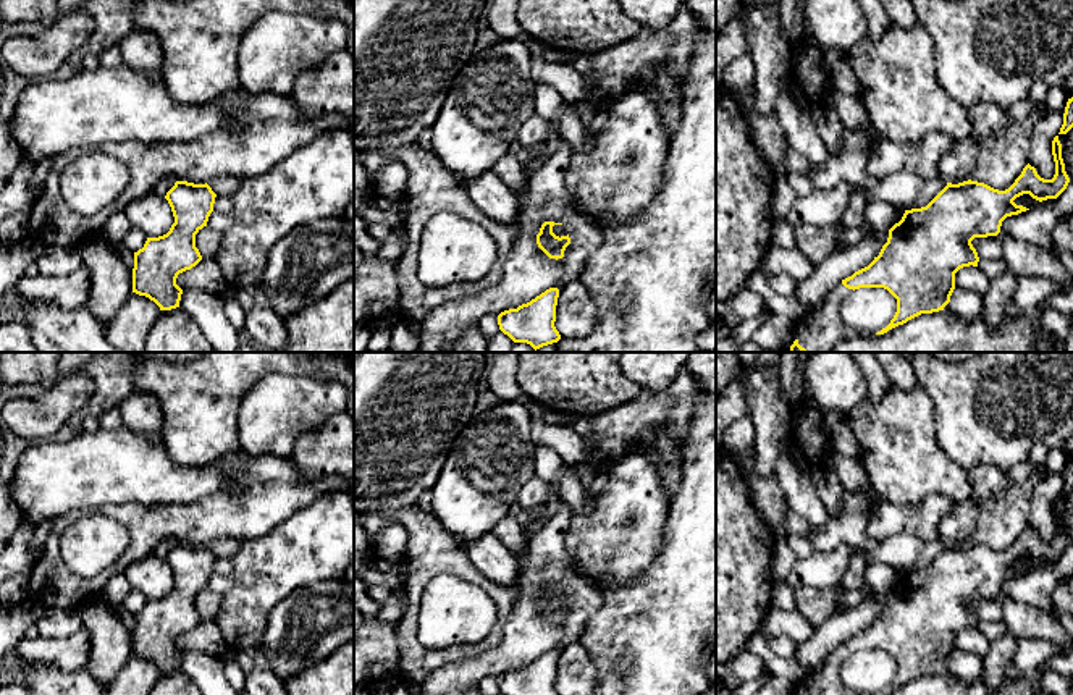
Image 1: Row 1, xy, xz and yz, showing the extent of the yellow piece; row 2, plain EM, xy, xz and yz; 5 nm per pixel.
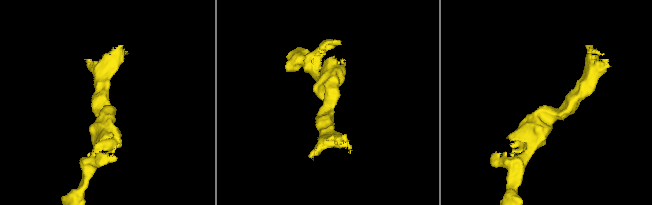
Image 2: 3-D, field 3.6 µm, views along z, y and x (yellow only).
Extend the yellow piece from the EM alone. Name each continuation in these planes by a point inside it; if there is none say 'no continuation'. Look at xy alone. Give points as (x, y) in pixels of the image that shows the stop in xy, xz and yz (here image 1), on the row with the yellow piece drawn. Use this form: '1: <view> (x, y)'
no continuation

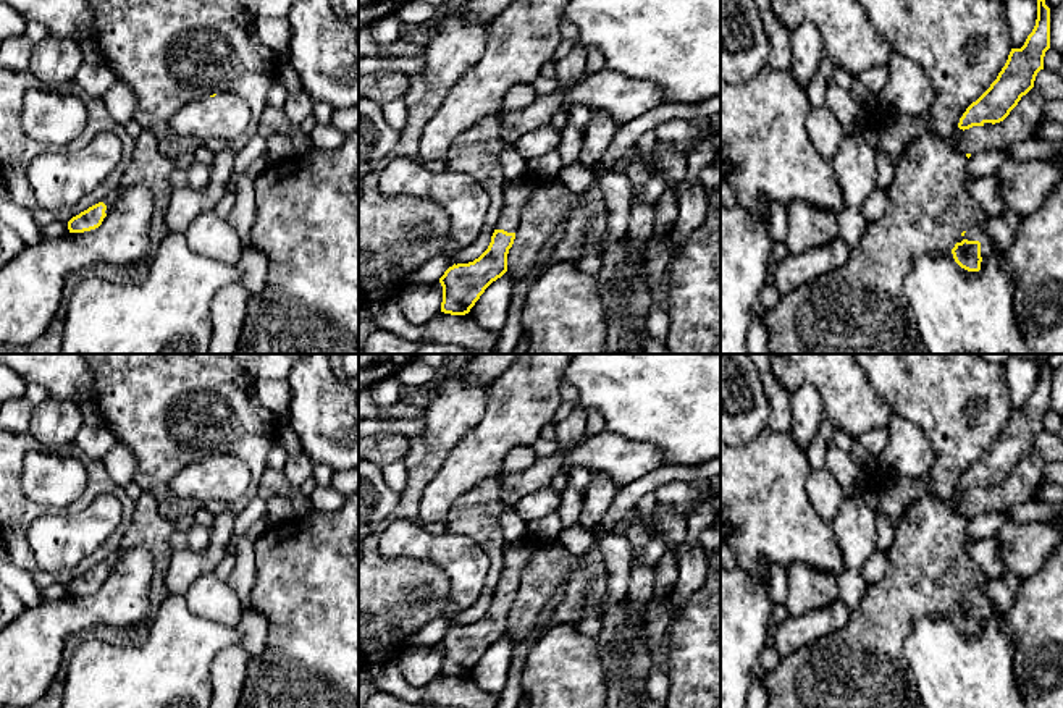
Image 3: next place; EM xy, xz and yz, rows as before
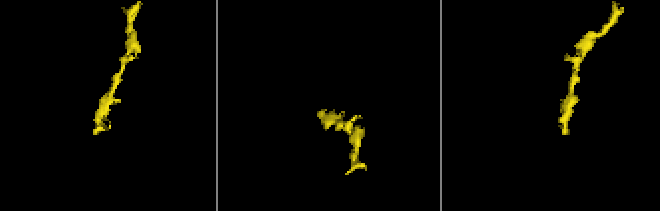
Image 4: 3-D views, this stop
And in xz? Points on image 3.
1: xz (516, 194)

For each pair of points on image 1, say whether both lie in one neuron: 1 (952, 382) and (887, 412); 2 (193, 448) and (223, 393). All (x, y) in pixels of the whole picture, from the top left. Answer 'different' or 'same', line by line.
1: different
2: same

